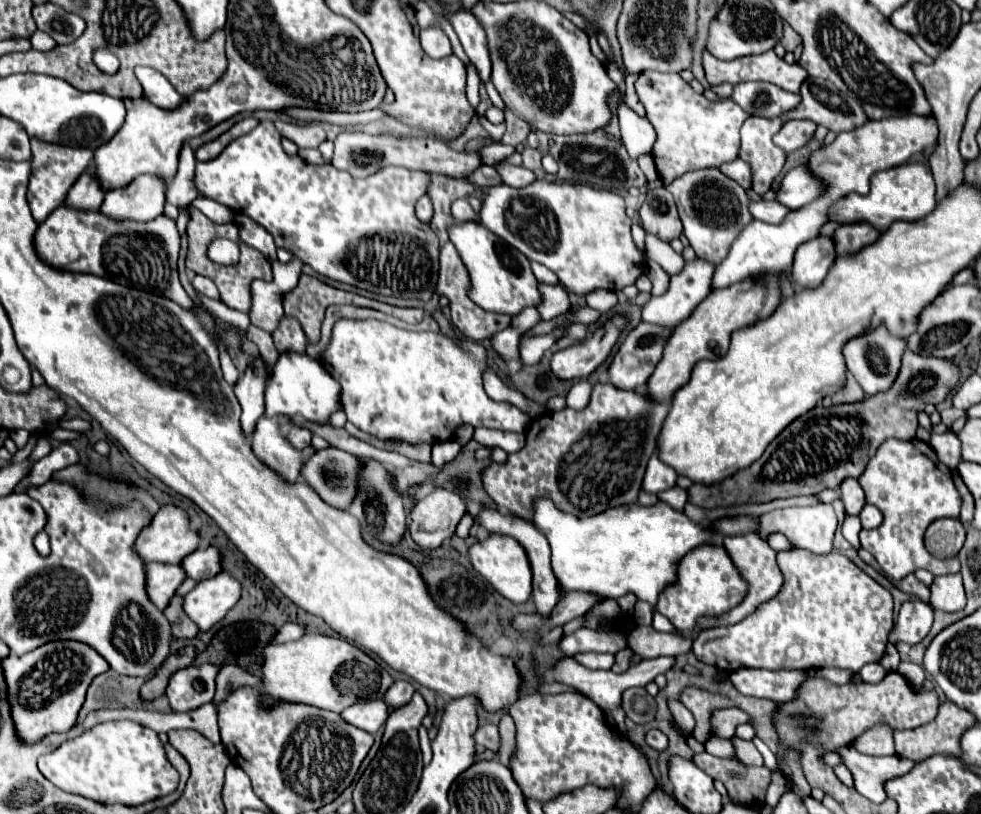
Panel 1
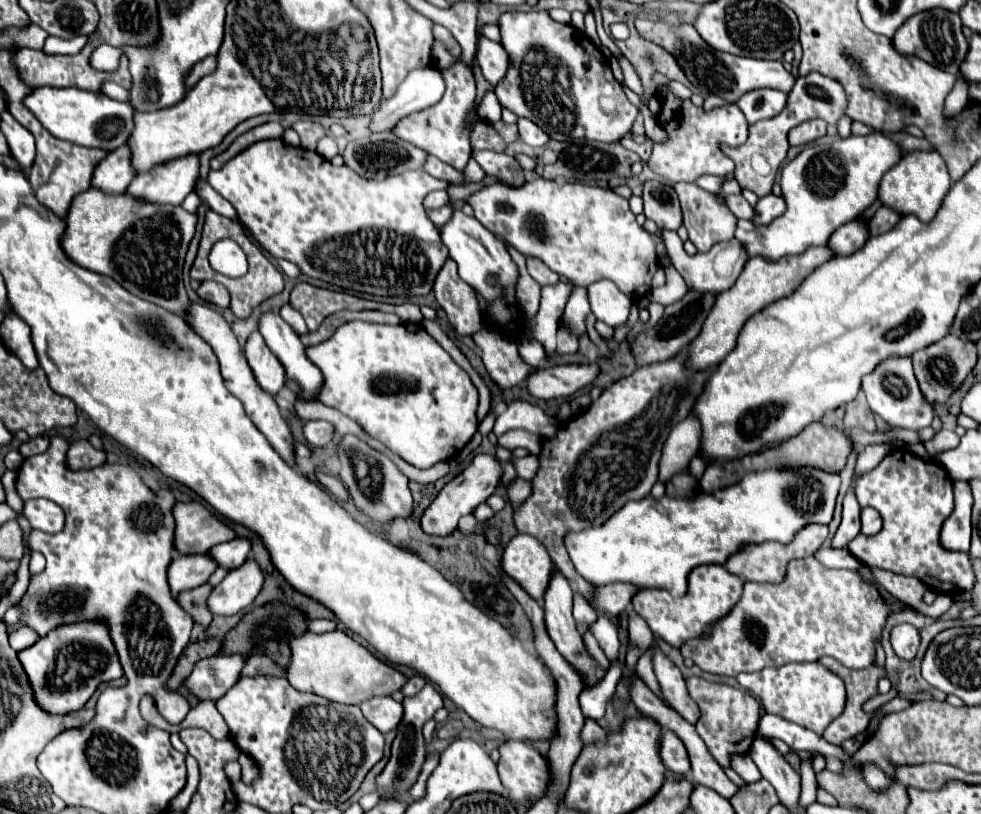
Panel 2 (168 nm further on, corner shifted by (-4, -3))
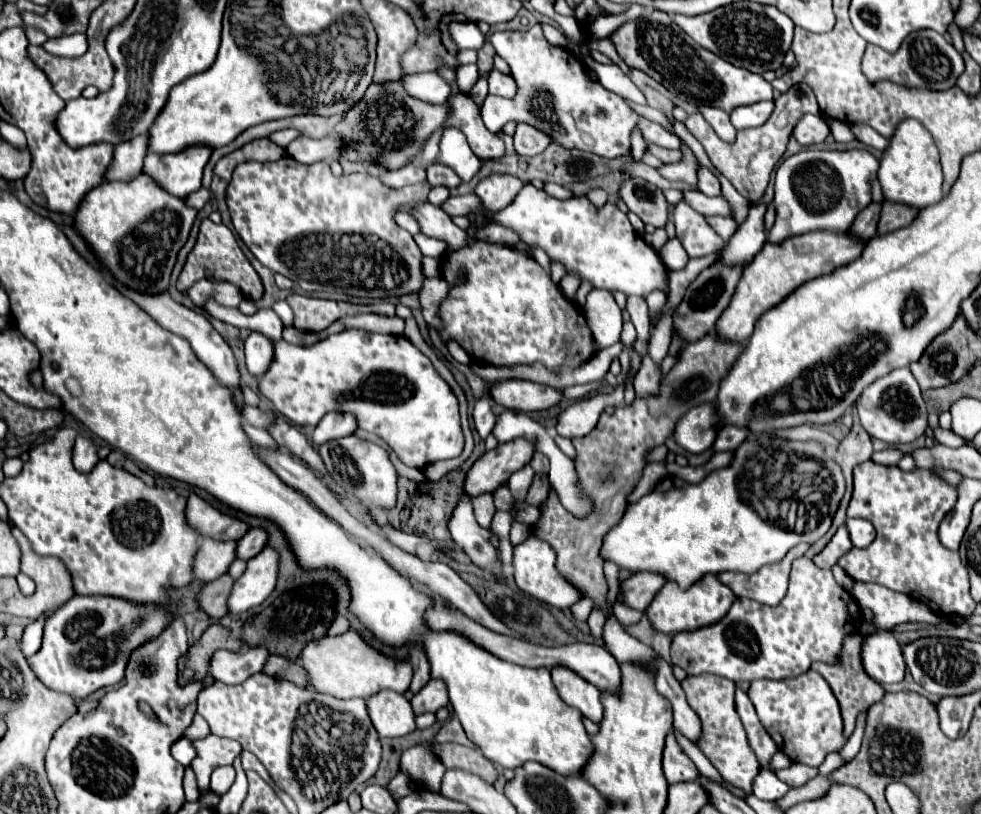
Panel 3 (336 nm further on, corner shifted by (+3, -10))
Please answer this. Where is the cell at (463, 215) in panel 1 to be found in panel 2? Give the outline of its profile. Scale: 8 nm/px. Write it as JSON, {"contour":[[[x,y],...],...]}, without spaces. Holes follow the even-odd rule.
{"contour":[[[443,206],[439,210],[427,210],[427,216],[435,224],[435,228],[439,230],[443,226],[443,222],[447,222],[451,218],[451,206]]]}

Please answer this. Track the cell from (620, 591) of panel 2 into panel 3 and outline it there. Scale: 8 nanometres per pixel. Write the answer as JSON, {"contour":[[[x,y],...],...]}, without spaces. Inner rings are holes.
{"contour":[[[636,573],[620,583],[620,599],[628,607],[644,611],[664,583],[664,577],[656,577],[654,573]]]}

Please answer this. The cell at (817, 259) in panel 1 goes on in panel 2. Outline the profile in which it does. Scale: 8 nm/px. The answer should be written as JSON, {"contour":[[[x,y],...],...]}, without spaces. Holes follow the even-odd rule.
{"contour":[[[855,218],[855,220],[847,222],[845,226],[841,226],[839,230],[835,230],[833,236],[829,238],[827,246],[835,252],[835,256],[849,256],[849,254],[857,252],[867,240],[869,240],[867,220]]]}

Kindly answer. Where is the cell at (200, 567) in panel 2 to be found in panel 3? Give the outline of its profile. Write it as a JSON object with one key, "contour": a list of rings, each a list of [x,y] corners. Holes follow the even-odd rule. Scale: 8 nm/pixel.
{"contour":[[[202,539],[198,553],[194,555],[194,563],[192,563],[194,581],[208,583],[224,575],[228,565],[234,561],[234,545],[236,545],[234,541],[222,543],[222,541]]]}

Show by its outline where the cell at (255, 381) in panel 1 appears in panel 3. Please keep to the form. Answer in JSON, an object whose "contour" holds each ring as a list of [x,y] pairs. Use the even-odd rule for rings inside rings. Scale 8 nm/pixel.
{"contour":[[[250,333],[250,337],[244,343],[244,353],[246,353],[246,367],[256,379],[260,379],[264,375],[264,369],[270,369],[274,361],[272,343],[260,333]]]}

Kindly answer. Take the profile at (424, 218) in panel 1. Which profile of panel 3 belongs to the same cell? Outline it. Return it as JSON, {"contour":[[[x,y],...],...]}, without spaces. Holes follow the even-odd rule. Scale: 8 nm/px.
{"contour":[[[434,187],[432,193],[428,195],[428,201],[436,207],[440,207],[448,199],[448,187]]]}

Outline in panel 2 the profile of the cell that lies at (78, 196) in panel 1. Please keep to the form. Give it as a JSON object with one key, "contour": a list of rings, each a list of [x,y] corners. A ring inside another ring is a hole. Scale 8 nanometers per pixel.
{"contour":[[[123,144],[109,152],[105,160],[99,162],[93,174],[93,186],[109,194],[123,194],[133,178],[135,168],[131,166],[131,148]]]}

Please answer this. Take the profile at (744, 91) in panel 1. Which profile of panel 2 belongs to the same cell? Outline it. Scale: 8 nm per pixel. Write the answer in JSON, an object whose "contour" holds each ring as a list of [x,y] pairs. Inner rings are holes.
{"contour":[[[753,90],[741,96],[737,102],[739,110],[745,114],[749,124],[777,116],[785,104],[787,104],[787,94],[779,90]]]}

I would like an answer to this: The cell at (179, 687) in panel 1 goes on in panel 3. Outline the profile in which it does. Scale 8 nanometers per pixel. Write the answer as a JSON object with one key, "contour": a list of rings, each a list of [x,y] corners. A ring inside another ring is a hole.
{"contour":[[[264,647],[242,649],[238,653],[232,651],[216,651],[210,659],[210,675],[214,681],[226,685],[238,685],[254,673],[260,673],[268,651]]]}

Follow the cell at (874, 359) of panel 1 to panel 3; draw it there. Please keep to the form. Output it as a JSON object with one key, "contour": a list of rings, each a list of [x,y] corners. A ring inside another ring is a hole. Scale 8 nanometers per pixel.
{"contour":[[[908,367],[896,369],[890,375],[880,377],[872,385],[868,385],[858,397],[856,407],[858,407],[862,427],[870,433],[870,437],[888,443],[912,443],[928,427],[928,411],[922,401],[920,387]]]}

